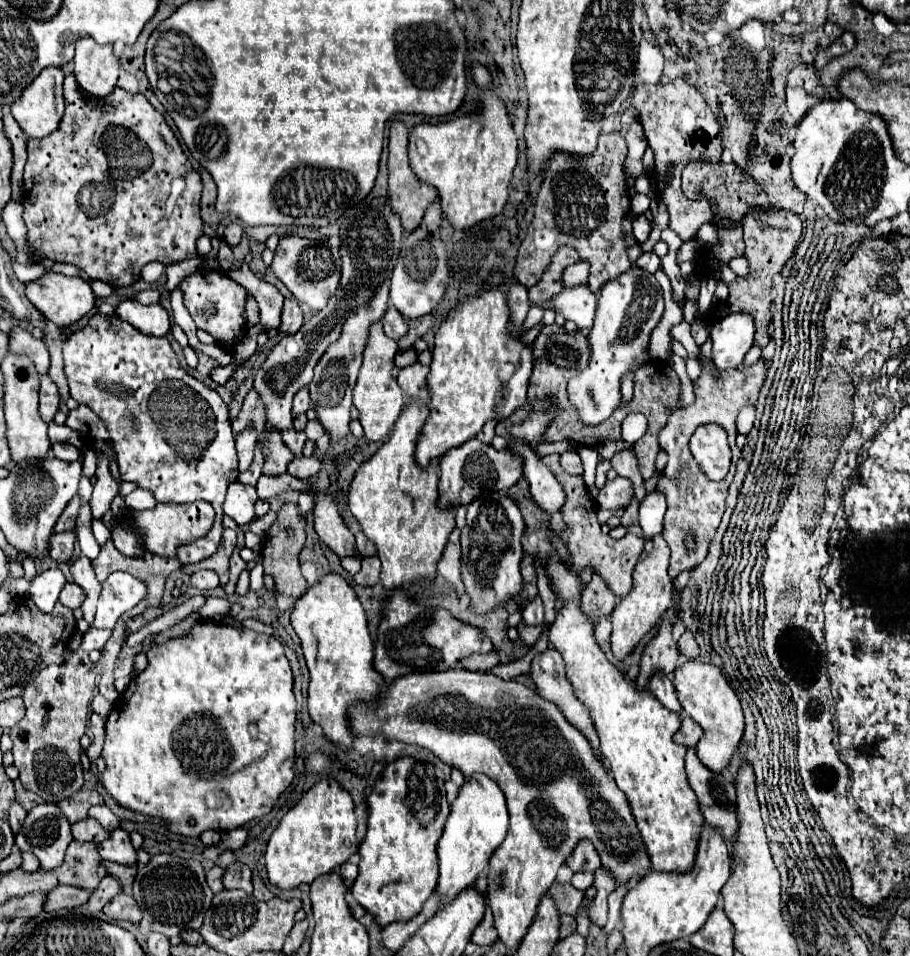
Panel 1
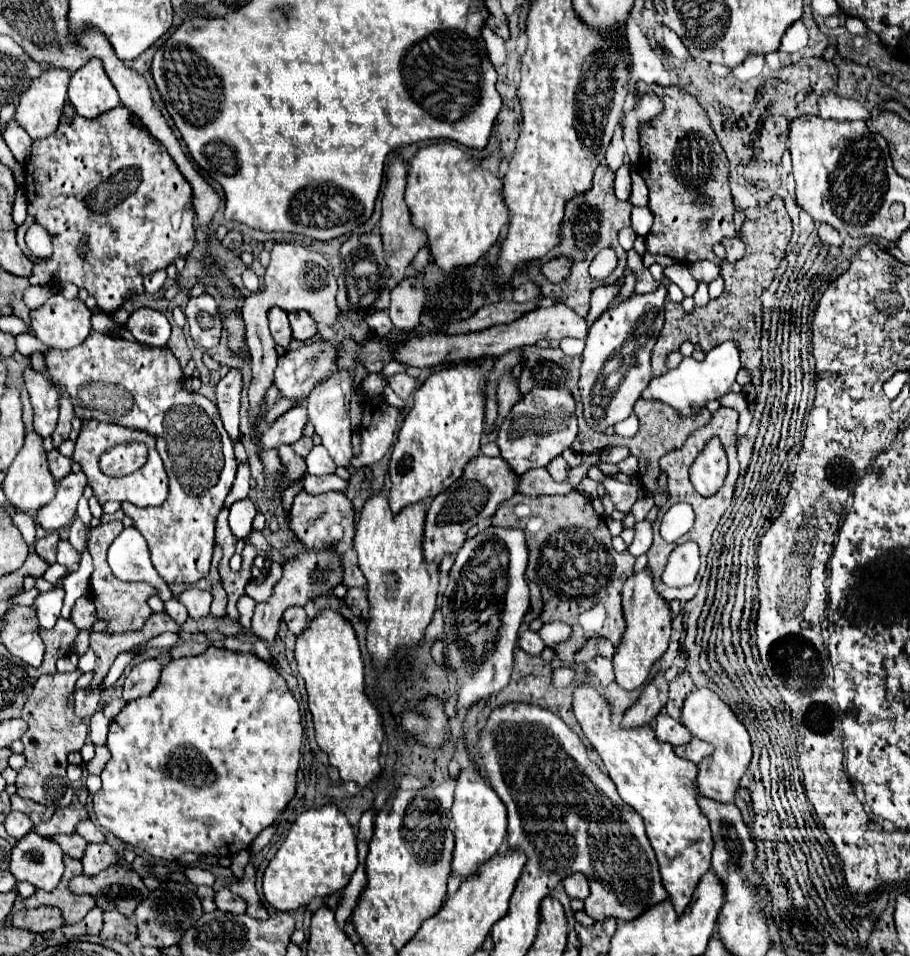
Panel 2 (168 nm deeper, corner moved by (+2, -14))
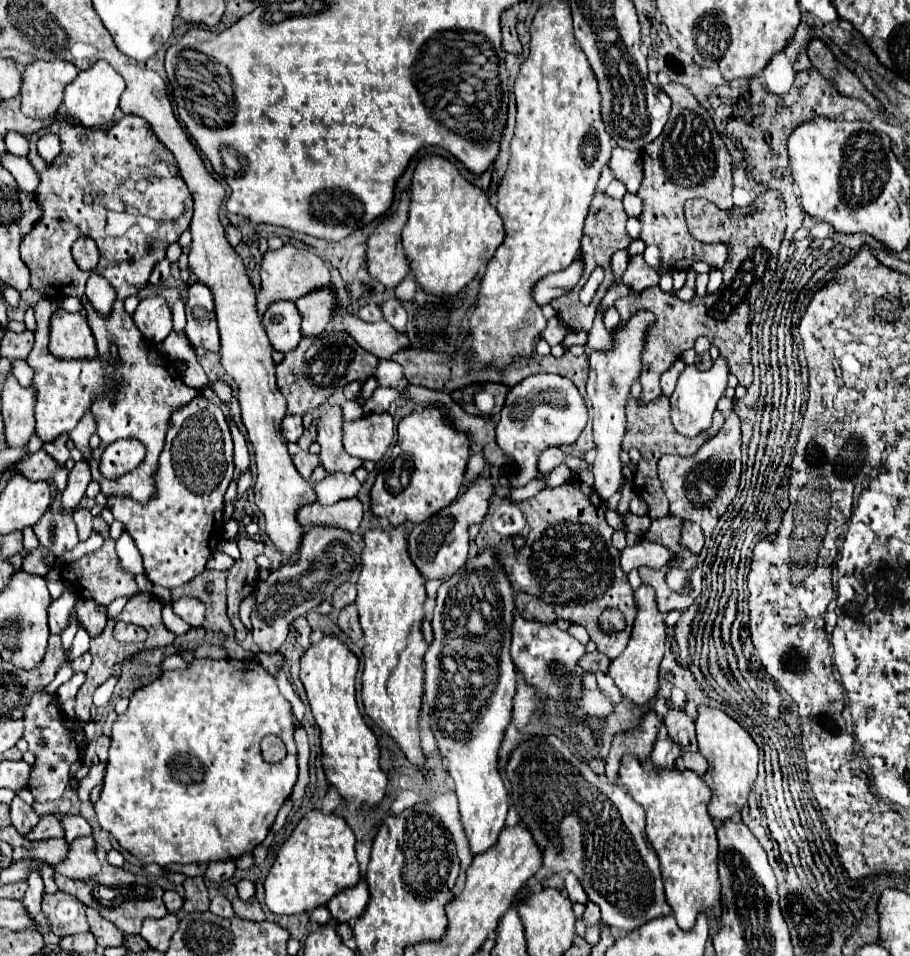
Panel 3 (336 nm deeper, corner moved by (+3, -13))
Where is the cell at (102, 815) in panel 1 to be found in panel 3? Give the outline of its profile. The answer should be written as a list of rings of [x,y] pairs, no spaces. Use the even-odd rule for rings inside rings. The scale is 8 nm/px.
[[[61,816],[61,826],[65,830],[67,842],[73,842],[77,836],[91,836],[91,826],[81,816]]]

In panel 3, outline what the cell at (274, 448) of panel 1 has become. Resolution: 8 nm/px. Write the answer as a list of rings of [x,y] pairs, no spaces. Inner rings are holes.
[[[293,442],[289,444],[289,454],[291,454],[293,464],[297,466],[299,474],[301,474],[305,480],[309,480],[309,478],[311,478],[311,472],[319,466],[319,456],[301,450],[301,448],[299,448],[297,444],[293,444]]]

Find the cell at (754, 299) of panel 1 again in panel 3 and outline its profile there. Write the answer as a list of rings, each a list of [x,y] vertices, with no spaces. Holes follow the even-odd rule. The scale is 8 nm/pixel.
[[[767,190],[759,194],[749,206],[731,210],[719,210],[715,204],[707,200],[687,200],[685,206],[685,220],[689,232],[699,240],[713,240],[713,242],[725,242],[729,248],[729,258],[723,272],[723,284],[715,294],[707,296],[693,296],[693,300],[683,302],[677,296],[663,292],[659,286],[645,288],[639,294],[619,298],[615,302],[615,308],[623,320],[629,320],[635,312],[647,310],[655,314],[655,322],[649,326],[643,346],[643,370],[639,374],[639,382],[643,386],[643,392],[639,396],[639,404],[649,404],[657,396],[661,396],[659,378],[661,374],[689,348],[693,348],[695,340],[699,336],[707,336],[713,346],[719,348],[723,358],[729,364],[731,374],[739,378],[739,386],[749,386],[753,382],[753,366],[751,366],[751,330],[749,330],[749,318],[751,318],[751,306],[755,304],[757,296],[761,294],[763,286],[771,280],[775,266],[777,266],[777,254],[779,244],[785,232],[785,202],[779,190]]]

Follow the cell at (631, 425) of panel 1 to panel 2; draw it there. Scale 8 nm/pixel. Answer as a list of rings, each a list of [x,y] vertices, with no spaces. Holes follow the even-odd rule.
[[[608,447],[608,449],[602,451],[600,459],[606,461],[606,463],[620,463],[628,455],[630,455],[630,449],[628,447]]]

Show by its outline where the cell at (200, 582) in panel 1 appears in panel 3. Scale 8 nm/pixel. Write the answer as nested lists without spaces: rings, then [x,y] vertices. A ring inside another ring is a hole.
[[[181,598],[181,600],[173,602],[171,606],[173,606],[173,612],[181,620],[185,620],[189,626],[197,628],[205,620],[205,606],[199,600],[195,600],[195,598]]]

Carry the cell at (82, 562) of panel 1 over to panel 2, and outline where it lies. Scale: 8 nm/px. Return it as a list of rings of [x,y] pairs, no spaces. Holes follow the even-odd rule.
[[[60,541],[56,563],[68,567],[70,571],[78,571],[78,567],[80,567],[80,553],[76,549],[72,549],[72,545],[68,541]]]

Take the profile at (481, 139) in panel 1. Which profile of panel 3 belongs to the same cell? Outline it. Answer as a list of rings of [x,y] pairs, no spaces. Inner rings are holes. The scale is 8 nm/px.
[[[429,154],[417,164],[411,180],[411,210],[409,210],[409,220],[403,228],[403,248],[415,282],[427,294],[457,296],[479,274],[479,270],[489,264],[495,250],[501,246],[503,236],[505,236],[503,222],[497,210],[491,206],[489,196],[477,186],[469,184],[459,174],[453,162],[437,154]]]

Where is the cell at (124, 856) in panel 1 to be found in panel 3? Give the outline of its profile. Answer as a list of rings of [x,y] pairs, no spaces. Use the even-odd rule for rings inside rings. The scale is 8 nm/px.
[[[79,836],[69,844],[67,858],[53,866],[57,874],[63,874],[67,878],[75,880],[87,880],[95,874],[99,874],[99,860],[95,858],[95,840],[91,836]]]

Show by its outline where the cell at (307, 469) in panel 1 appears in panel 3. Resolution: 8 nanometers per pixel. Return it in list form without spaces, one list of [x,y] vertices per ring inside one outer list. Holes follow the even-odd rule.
[[[329,474],[315,486],[317,502],[323,506],[329,506],[343,498],[353,498],[357,496],[359,488],[361,488],[361,482],[353,474]]]

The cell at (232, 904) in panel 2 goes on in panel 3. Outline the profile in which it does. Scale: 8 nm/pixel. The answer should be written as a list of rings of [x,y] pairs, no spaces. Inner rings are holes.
[[[215,896],[211,900],[211,908],[209,908],[213,914],[221,916],[221,918],[231,918],[233,916],[233,908],[231,908],[231,902],[225,898],[225,896]]]

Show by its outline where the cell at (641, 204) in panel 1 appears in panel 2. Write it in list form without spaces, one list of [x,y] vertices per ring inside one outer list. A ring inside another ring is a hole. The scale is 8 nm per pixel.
[[[632,227],[622,229],[622,231],[620,231],[620,235],[618,235],[618,241],[620,241],[620,245],[622,245],[626,251],[630,251],[630,249],[632,249],[634,239],[636,239],[636,231],[634,231]]]

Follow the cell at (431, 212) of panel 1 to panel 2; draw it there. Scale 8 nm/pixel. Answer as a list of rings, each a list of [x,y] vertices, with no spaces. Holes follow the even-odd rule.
[[[424,245],[424,249],[420,249],[418,255],[414,257],[414,263],[412,263],[412,265],[414,265],[414,271],[416,271],[416,273],[422,273],[422,269],[426,267],[428,261],[430,261],[430,247]]]

